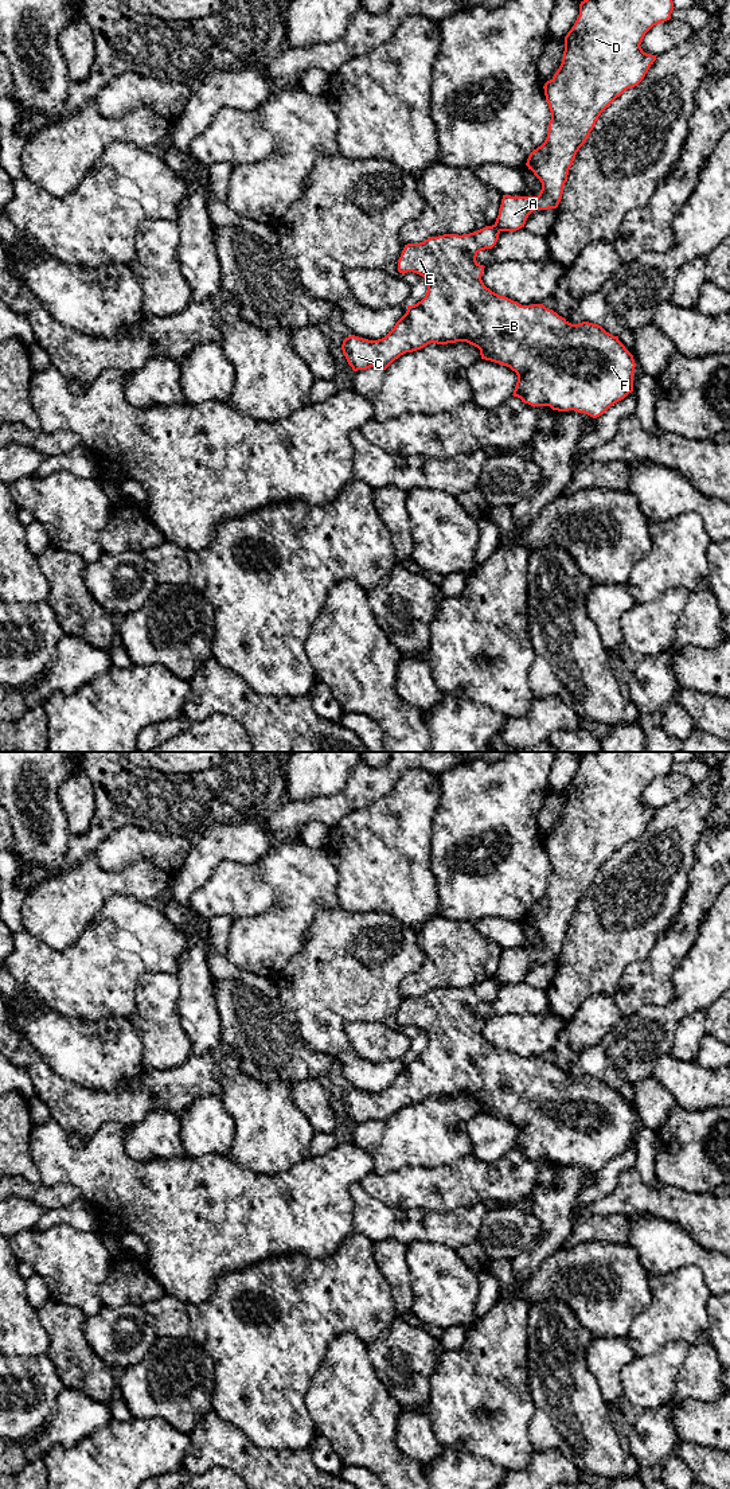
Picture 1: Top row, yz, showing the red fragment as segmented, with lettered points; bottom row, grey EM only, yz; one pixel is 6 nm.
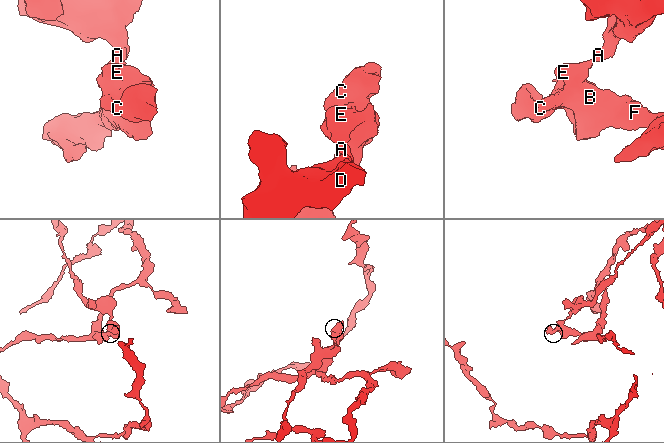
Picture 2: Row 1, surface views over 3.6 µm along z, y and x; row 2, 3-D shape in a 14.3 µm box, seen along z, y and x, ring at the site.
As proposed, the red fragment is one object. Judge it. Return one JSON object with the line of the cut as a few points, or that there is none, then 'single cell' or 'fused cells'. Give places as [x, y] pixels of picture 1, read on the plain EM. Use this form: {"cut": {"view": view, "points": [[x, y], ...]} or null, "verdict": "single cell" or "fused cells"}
{"cut": {"view": "yz", "points": [[495, 977], [500, 983]]}, "verdict": "fused cells"}

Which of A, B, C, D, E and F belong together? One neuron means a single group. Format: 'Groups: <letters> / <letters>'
Groups: A D / B C E F

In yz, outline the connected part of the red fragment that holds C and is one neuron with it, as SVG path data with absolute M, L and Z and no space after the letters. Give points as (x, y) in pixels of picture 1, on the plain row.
M496 978L469 987L444 987L419 997L407 997L398 1013L398 1025L417 1026L428 1034L425 1051L407 1059L406 1067L382 1092L351 1088L341 1103L354 1124L378 1120L386 1123L406 1106L430 1096L467 1095L480 1103L481 1112L510 1120L518 1129L514 1150L531 1159L575 1163L593 1172L633 1145L633 1108L601 1079L589 1075L569 1076L543 1057L522 1059L487 1041L481 1033L484 1018L476 1014L481 1003L499 993Z

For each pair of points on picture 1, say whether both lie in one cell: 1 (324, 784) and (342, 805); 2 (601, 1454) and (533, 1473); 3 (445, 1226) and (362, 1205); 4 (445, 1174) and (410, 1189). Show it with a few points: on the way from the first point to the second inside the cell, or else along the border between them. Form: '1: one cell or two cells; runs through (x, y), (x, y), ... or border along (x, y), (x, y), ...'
1: two cells; border along (352, 770), (342, 790), (301, 800)
2: two cells; border along (542, 1450), (558, 1450), (581, 1472)
3: one cell; runs through (425, 1230), (420, 1226), (382, 1222)
4: one cell; runs through (437, 1182), (429, 1188), (418, 1188)

